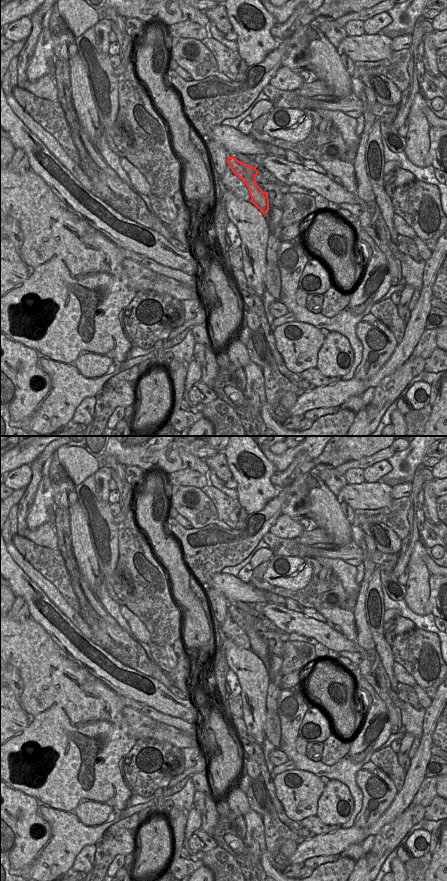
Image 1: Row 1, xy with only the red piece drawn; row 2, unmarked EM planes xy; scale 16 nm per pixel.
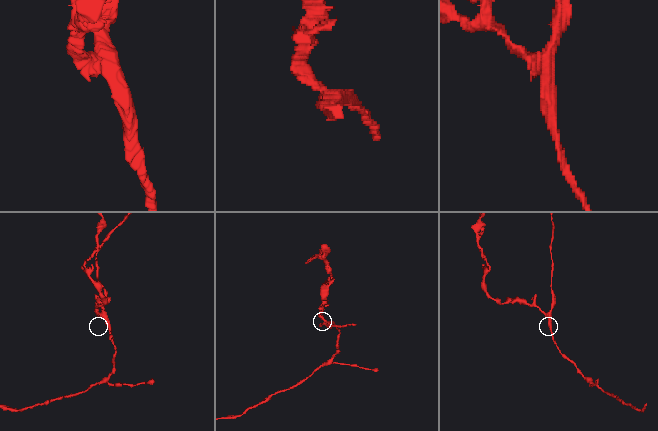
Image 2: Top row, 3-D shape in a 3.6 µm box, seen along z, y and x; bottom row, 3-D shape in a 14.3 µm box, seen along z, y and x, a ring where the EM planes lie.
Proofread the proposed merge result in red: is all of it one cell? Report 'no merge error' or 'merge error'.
merge error

